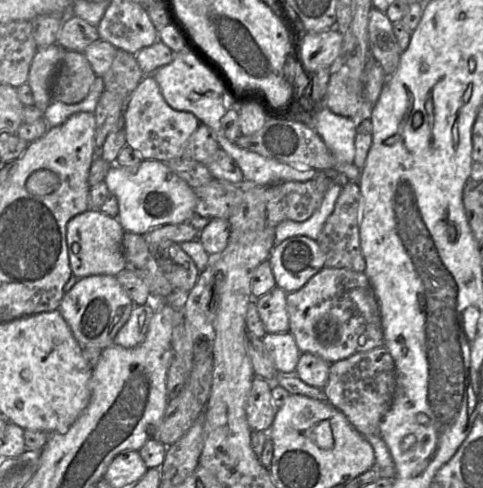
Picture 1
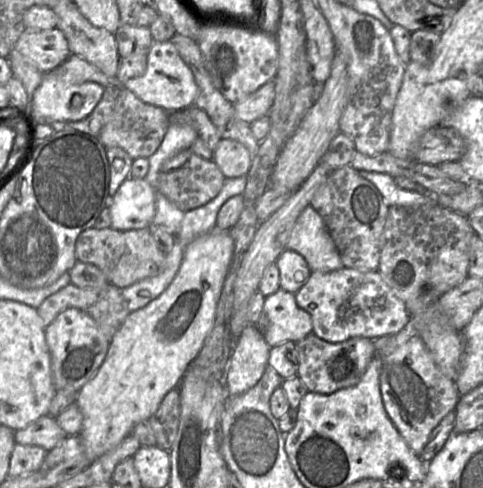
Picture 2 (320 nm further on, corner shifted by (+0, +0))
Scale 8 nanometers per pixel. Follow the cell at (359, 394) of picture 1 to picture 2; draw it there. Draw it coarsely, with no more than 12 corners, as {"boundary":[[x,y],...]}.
{"boundary":[[411,325],[374,340],[384,408],[419,456],[460,394]]}

